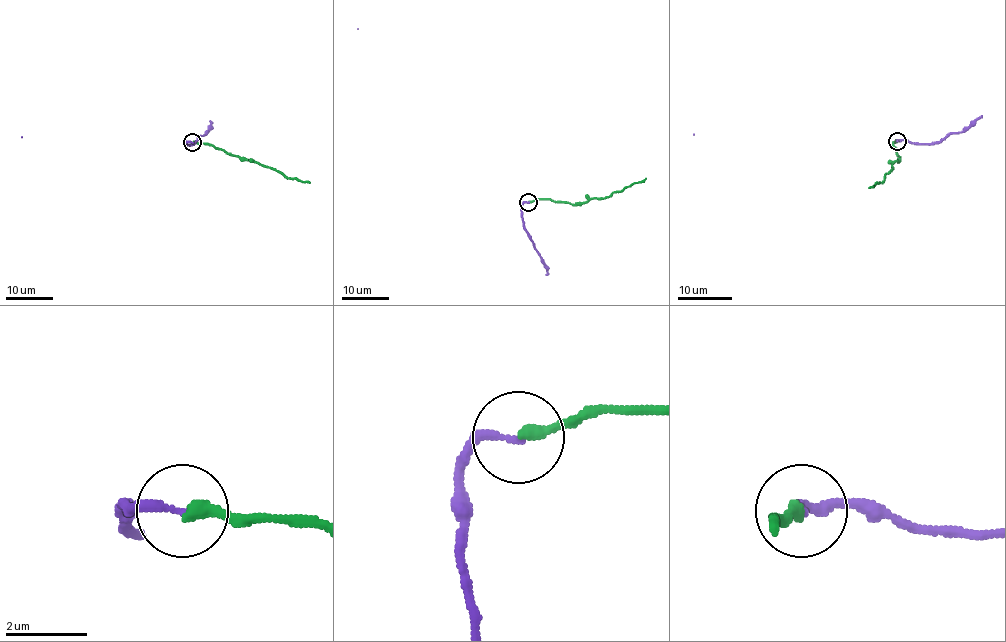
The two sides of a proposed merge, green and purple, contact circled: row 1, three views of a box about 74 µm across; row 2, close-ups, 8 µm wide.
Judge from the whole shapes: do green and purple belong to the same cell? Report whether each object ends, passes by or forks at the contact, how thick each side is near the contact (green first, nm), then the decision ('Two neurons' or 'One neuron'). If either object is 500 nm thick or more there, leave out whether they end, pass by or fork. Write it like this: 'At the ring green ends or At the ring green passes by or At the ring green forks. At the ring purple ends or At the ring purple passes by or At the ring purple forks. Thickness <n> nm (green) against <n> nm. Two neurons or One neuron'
At the ring green ends. At the ring purple ends. Thickness 320 nm (green) against 200 nm. Two neurons

